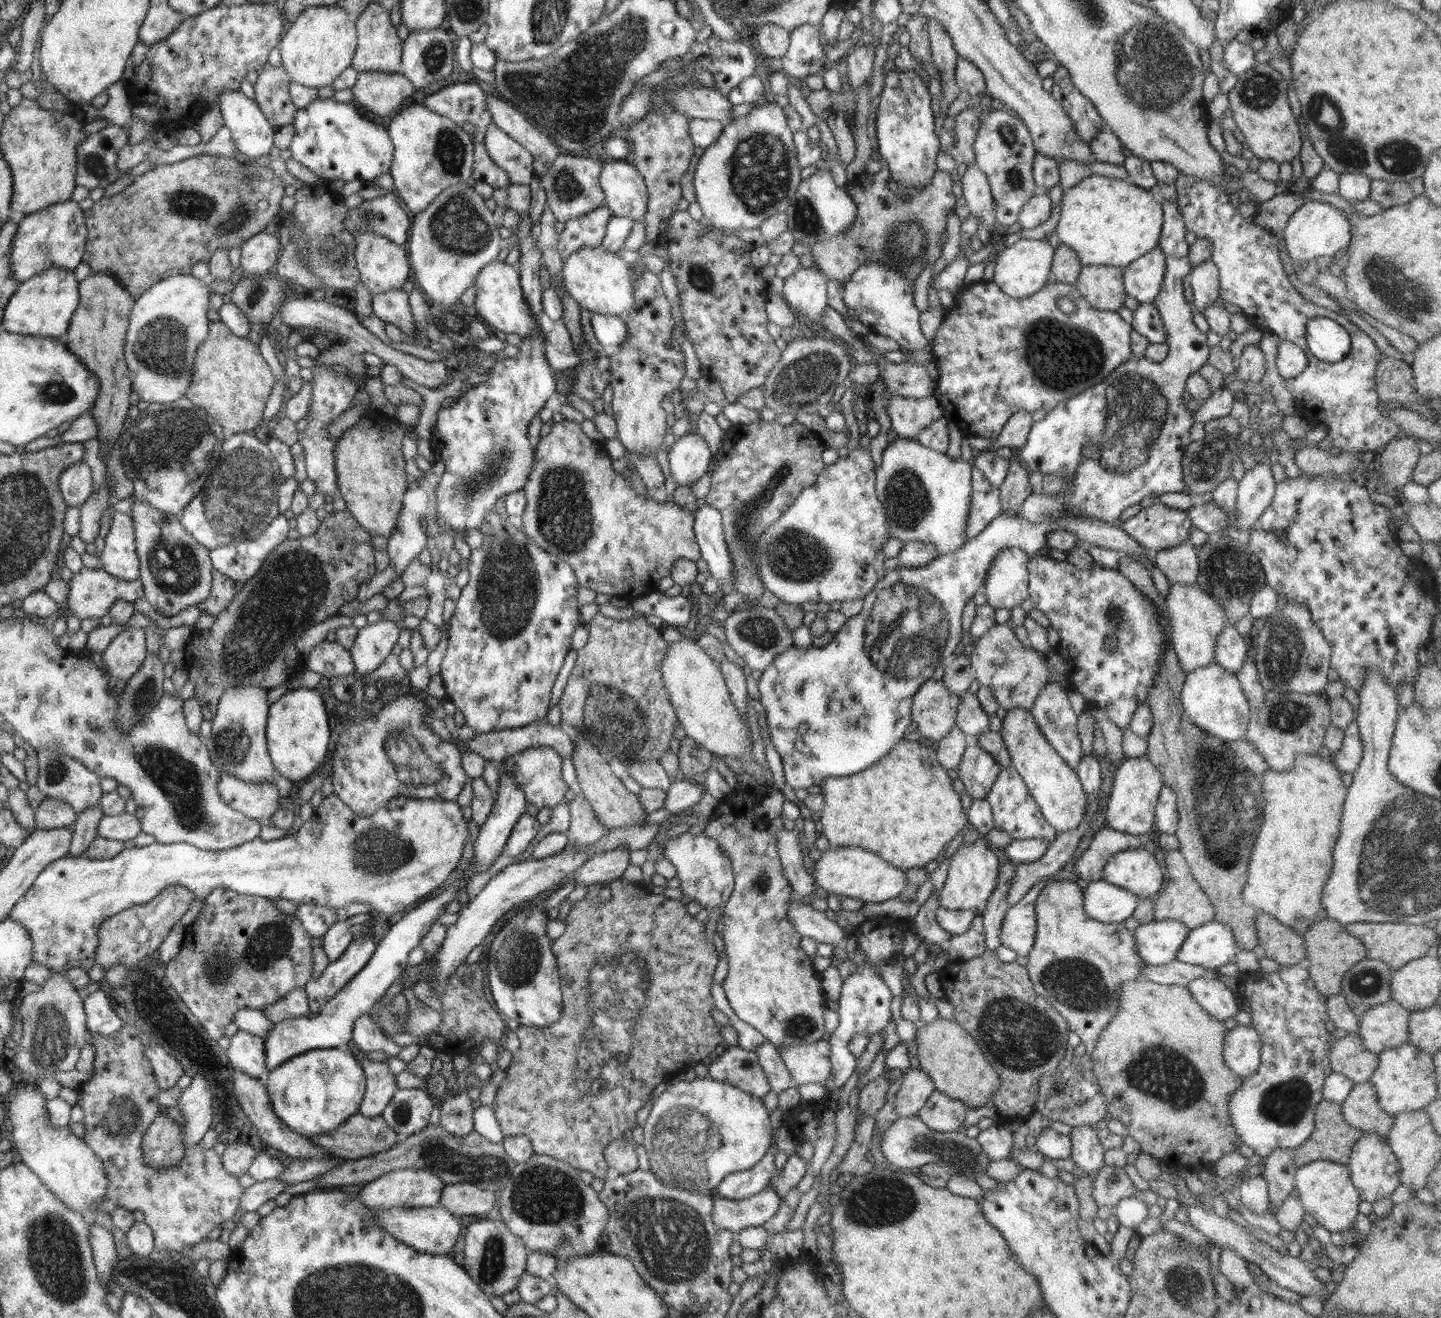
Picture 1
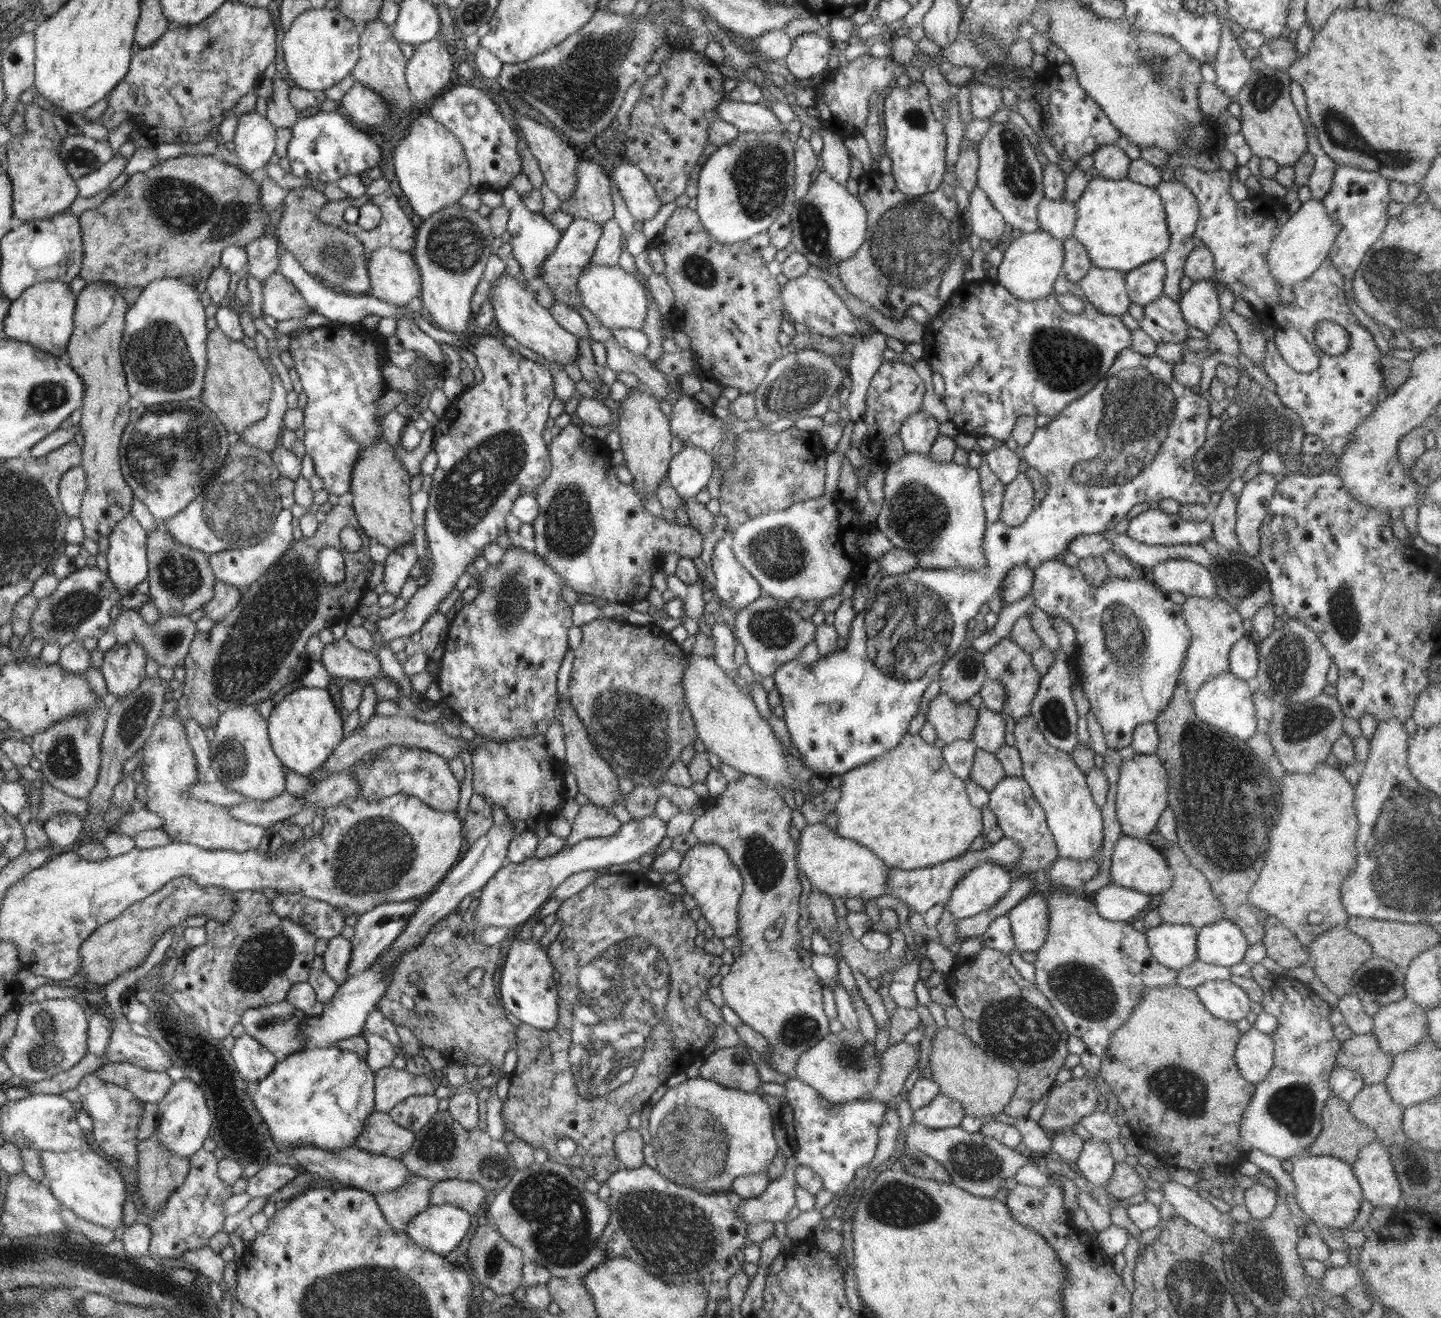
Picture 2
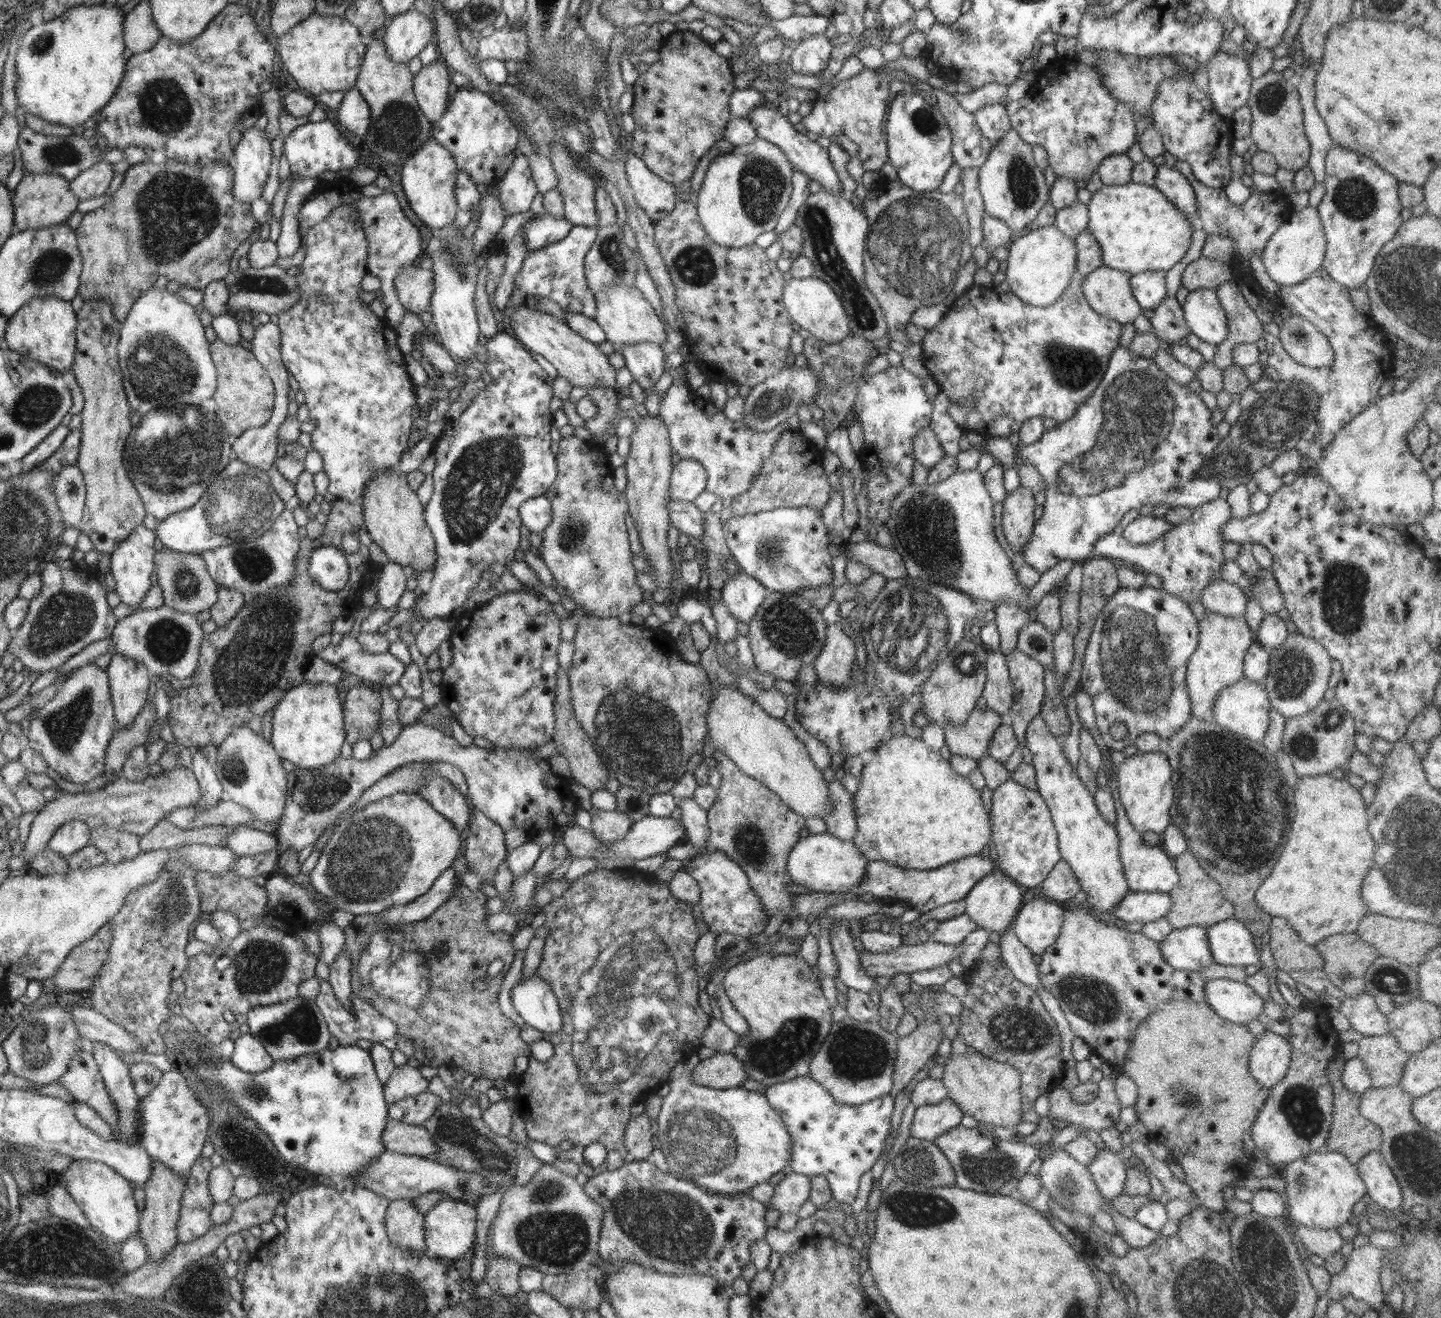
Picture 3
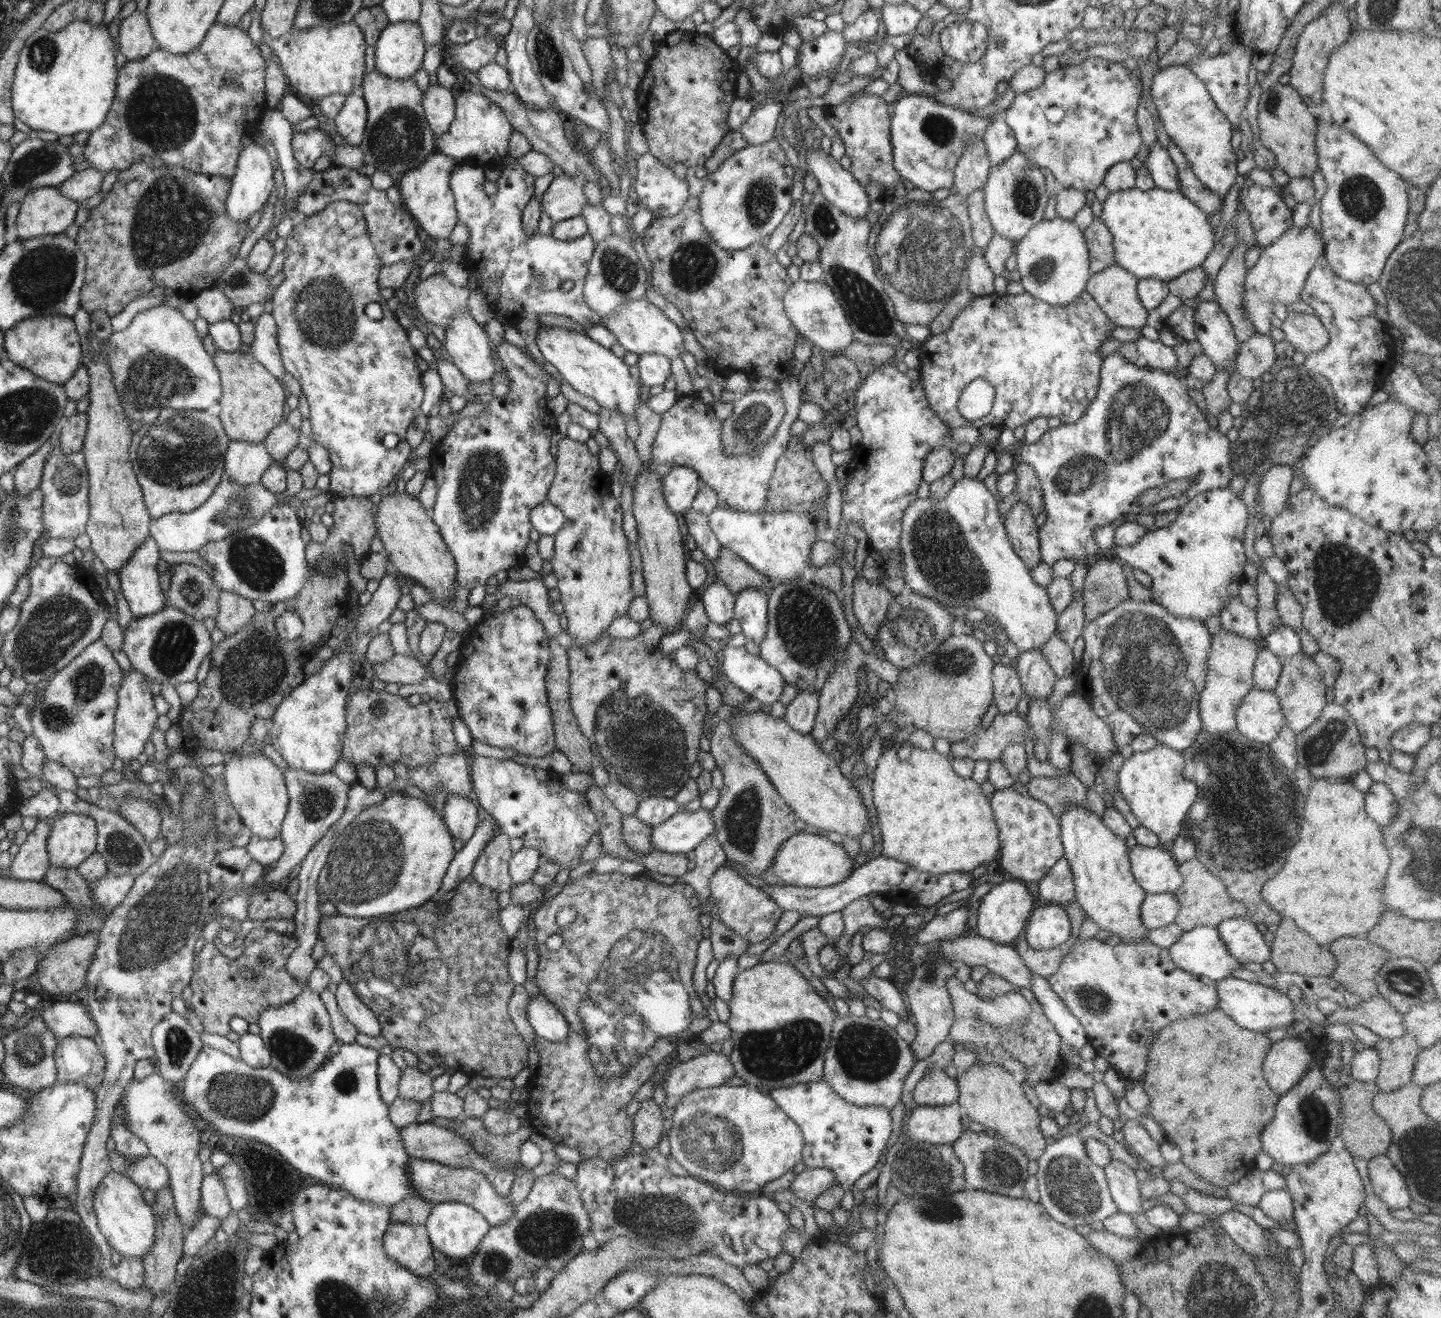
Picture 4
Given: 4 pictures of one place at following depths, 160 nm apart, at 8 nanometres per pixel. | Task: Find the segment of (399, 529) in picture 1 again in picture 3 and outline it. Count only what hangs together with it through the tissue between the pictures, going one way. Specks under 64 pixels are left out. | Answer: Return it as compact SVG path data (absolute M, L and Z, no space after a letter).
M392 561L382 566L382 572L377 582L377 602L383 610L396 606L400 597L406 592L407 578L402 568L400 564Z

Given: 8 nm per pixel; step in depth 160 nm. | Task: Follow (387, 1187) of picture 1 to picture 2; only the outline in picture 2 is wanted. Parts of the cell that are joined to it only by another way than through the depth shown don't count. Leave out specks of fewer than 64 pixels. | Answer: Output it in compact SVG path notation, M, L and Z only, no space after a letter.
M414 1175L398 1188L374 1195L386 1222L393 1229L407 1234L405 1226L409 1220L429 1205L431 1187L427 1178Z

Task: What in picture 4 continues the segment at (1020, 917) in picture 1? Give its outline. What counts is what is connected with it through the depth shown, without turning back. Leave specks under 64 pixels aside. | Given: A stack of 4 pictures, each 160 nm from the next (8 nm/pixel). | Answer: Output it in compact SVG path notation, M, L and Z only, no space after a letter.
M1045 905L1032 910L1022 935L1034 950L1060 946L1074 936L1068 913L1060 905Z

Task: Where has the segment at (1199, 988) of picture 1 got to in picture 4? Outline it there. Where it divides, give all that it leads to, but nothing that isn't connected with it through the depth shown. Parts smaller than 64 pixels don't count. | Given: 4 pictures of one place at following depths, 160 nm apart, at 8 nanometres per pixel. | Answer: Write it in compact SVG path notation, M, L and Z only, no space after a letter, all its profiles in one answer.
M1230 976L1216 981L1216 992L1219 998L1217 1008L1222 1009L1238 1026L1254 1032L1264 1033L1272 1027L1291 1025L1301 1014L1295 1011L1296 1005L1292 1005L1287 993L1259 982L1248 982Z

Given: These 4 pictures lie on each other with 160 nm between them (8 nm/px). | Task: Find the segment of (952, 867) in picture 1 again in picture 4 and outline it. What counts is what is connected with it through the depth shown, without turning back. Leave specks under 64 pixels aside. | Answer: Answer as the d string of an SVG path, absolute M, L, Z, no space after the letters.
M1000 876L992 882L991 889L981 900L978 906L977 934L995 943L1014 946L1017 938L1025 931L1026 921L1034 908L1032 894L1020 880Z

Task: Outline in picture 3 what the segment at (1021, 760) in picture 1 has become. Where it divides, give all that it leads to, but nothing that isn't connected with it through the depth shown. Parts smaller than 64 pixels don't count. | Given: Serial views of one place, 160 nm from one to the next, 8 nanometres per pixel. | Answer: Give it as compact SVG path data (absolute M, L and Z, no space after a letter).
M1039 714L1027 726L1025 746L1032 754L1037 792L1048 806L1058 834L1061 858L1071 866L1080 881L1081 890L1088 895L1086 907L1098 913L1112 912L1116 904L1120 904L1120 900L1132 892L1120 862L1120 838L1115 826L1104 820L1093 796L1075 774L1072 764L1066 760L1062 741L1048 730L1046 721Z

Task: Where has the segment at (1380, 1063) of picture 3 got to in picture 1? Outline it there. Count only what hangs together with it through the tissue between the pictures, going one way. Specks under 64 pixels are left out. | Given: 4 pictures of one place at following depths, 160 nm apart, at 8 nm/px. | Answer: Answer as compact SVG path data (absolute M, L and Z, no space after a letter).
M1350 1032L1336 1039L1328 1059L1334 1073L1343 1074L1356 1084L1370 1080L1379 1063L1378 1053L1364 1049L1360 1034Z

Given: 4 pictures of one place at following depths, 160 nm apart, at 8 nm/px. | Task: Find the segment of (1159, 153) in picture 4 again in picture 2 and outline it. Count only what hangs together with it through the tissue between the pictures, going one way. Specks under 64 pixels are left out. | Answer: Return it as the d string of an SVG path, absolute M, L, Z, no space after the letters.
M1161 180L1160 184L1155 186L1155 189L1161 196L1161 201L1166 213L1168 232L1170 233L1170 244L1162 258L1166 267L1163 295L1179 302L1182 296L1180 282L1185 277L1185 260L1194 248L1192 237L1195 236L1194 231L1198 222L1198 217L1200 216L1199 206L1194 194L1192 194L1192 192L1190 192L1190 190L1188 190L1179 180Z

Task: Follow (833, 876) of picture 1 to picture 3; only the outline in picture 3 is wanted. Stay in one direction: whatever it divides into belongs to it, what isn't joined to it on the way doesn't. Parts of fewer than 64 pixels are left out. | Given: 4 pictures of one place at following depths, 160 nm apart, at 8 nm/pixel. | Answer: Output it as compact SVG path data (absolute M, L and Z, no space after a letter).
M829 833L810 834L806 838L800 838L789 852L787 869L795 884L802 884L820 893L838 893L850 890L863 881L867 861L851 840L840 840Z

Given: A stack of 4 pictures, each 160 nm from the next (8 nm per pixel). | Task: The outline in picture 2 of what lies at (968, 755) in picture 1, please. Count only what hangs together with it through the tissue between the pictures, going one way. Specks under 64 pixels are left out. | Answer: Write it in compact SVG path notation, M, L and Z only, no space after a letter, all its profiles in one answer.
M975 749L970 779L990 793L1006 777L1002 763L994 753Z

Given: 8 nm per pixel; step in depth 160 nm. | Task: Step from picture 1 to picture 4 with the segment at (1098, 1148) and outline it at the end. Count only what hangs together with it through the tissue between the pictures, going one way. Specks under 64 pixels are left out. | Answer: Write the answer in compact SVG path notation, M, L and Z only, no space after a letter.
M1117 1159L1104 1165L1103 1169L1111 1197L1118 1210L1130 1216L1139 1215L1143 1211L1141 1207L1143 1198L1135 1170Z

